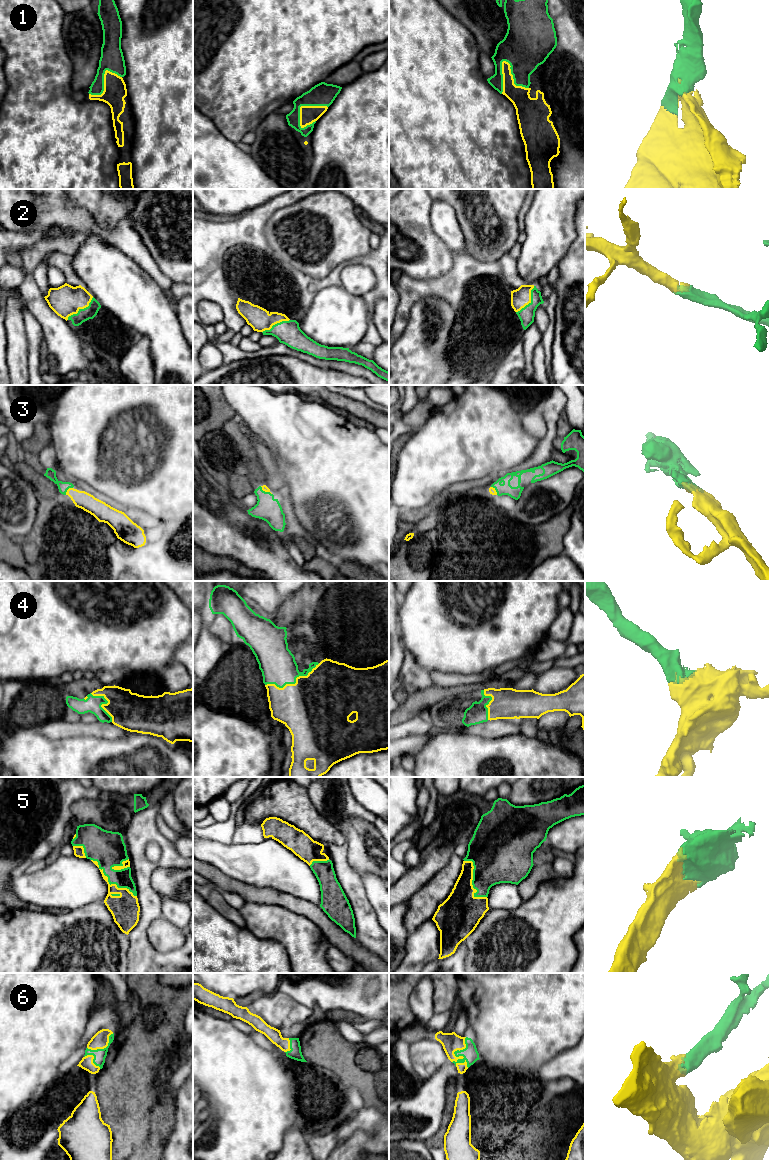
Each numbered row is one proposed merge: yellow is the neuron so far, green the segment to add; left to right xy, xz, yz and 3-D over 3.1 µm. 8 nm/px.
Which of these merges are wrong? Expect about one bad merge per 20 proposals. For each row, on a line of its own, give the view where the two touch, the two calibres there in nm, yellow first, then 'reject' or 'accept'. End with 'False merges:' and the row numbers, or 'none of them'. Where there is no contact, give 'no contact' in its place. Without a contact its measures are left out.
1: meets yellow in yz; 170 nm thick on the yellow side, 320 nm on the other; accept
2: meets yellow in xy; 260 nm thick on the yellow side, 100 nm on the other; accept
3: meets yellow in xy; 140 nm thick on the yellow side, 80 nm on the other; accept
4: meets yellow in xz; 500 nm thick on the yellow side, 280 nm on the other; accept
5: meets yellow in xy; 220 nm thick on the yellow side, 240 nm on the other; accept
6: meets yellow in yz; 160 nm thick on the yellow side, 120 nm on the other; accept
False merges: none of them

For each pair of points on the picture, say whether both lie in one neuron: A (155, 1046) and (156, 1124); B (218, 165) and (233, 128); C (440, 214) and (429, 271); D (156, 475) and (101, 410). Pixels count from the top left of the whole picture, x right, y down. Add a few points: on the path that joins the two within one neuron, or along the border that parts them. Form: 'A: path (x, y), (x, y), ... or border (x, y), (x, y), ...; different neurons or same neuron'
A: path (146, 1065), (146, 1105); same neuron
B: border (212, 123), (223, 135), (235, 143); different neurons
C: border (430, 211), (430, 226), (432, 230), (452, 250); different neurons
D: path (130, 475), (117, 474), (97, 454), (97, 436); same neuron

